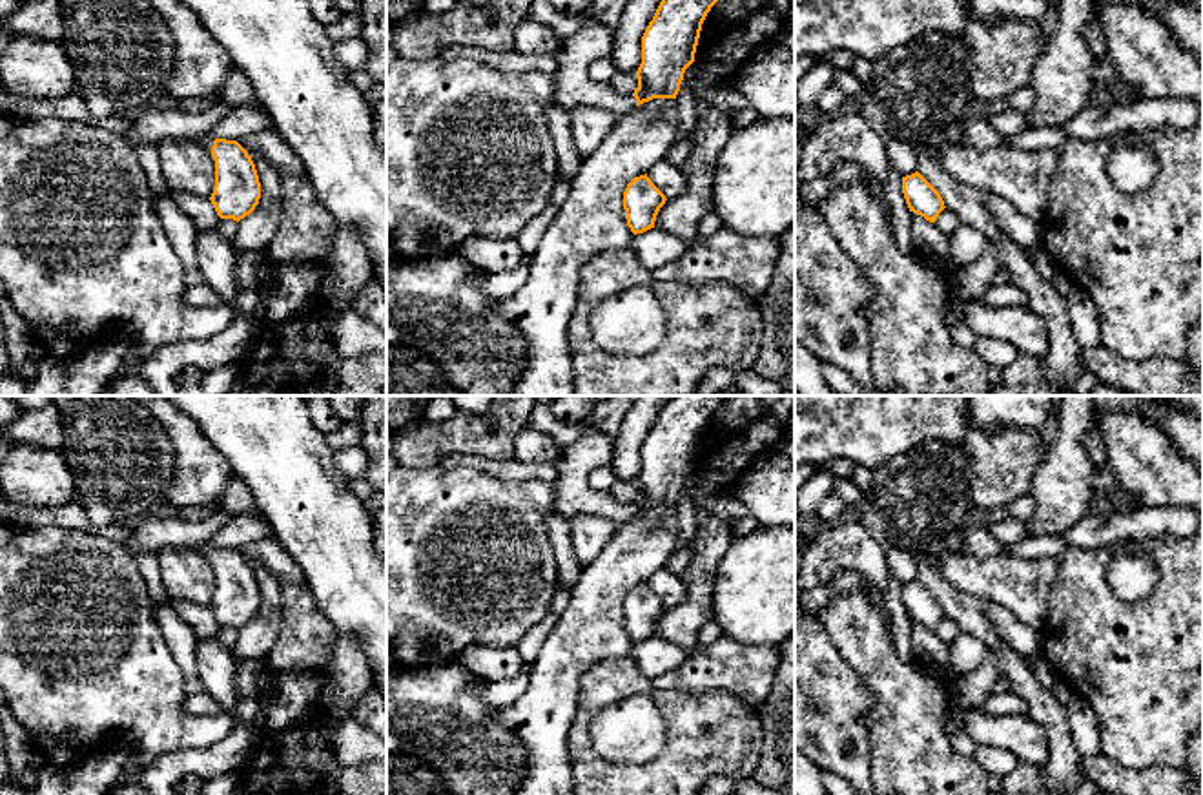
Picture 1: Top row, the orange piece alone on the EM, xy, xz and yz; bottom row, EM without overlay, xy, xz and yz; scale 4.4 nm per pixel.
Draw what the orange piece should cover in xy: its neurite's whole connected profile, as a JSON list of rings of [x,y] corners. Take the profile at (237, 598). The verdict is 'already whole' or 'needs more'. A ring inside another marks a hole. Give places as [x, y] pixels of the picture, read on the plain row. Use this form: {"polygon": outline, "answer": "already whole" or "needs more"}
{"polygon": [[[210,542],[195,549],[210,558],[215,569],[215,594],[210,609],[217,624],[239,631],[261,607],[261,591],[252,565],[237,549],[213,547]]], "answer": "needs more"}

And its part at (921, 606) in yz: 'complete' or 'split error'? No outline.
complete

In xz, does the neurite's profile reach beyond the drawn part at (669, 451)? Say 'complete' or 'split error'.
complete

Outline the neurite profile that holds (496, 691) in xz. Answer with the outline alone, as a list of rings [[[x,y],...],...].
[[[525,664],[514,678],[485,678],[476,686],[476,693],[496,709],[509,706],[527,691],[530,666],[532,664]]]

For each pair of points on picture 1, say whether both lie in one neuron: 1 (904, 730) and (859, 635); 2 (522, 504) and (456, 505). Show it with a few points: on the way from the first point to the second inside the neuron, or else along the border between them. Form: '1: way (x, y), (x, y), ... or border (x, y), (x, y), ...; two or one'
1: way (904, 706), (904, 691), (873, 659); one
2: way (505, 504), (472, 505); one

